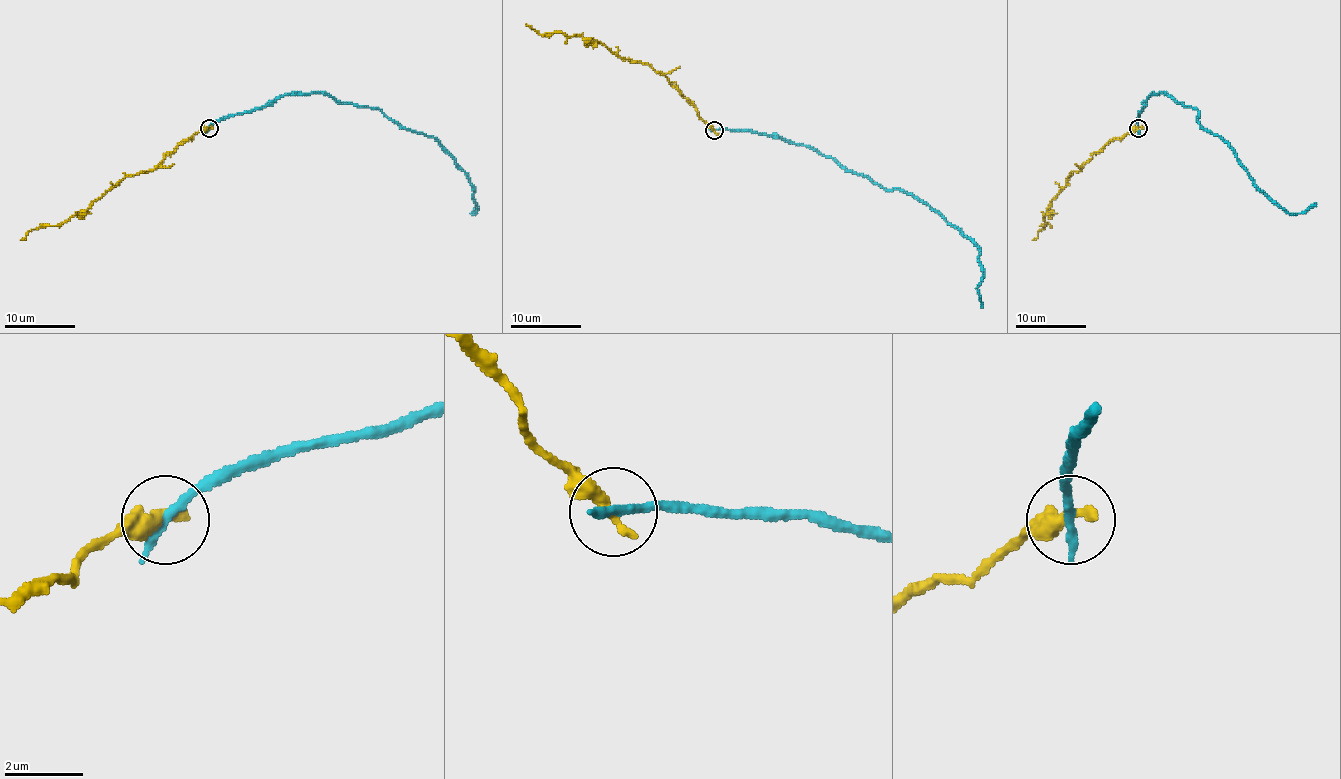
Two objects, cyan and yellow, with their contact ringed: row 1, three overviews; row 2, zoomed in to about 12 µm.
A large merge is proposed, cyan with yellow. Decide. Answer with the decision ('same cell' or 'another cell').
another cell

